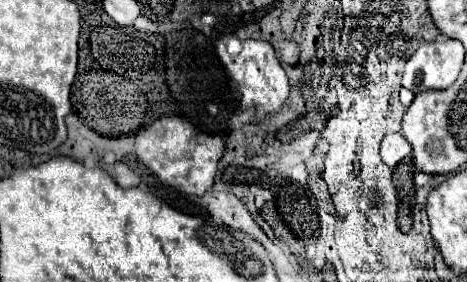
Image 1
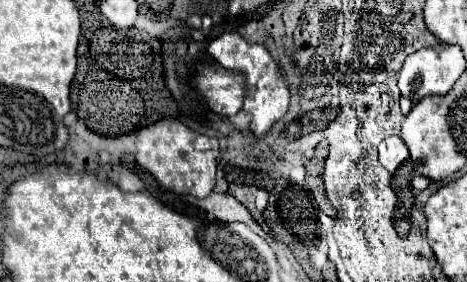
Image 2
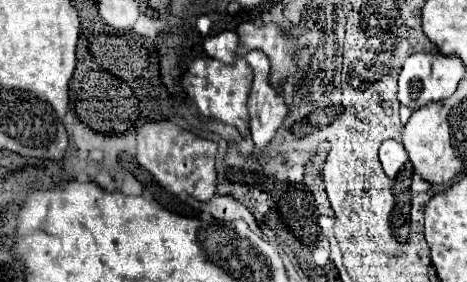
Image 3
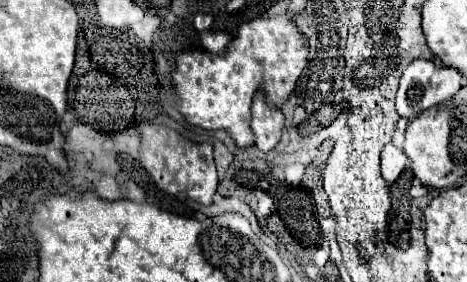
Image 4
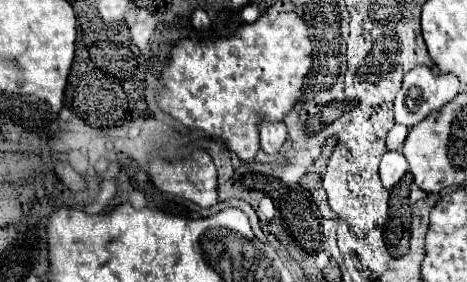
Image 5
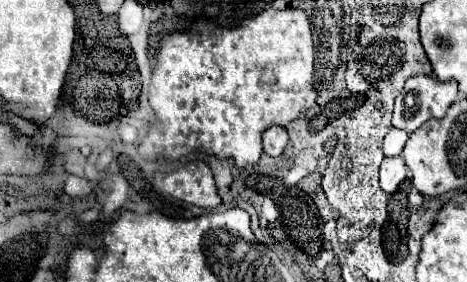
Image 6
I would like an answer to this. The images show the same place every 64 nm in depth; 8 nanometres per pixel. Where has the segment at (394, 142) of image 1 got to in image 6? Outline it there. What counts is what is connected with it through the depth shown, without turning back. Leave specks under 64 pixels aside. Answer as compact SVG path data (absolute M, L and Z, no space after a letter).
M386 156L380 166L380 186L386 194L392 194L406 178L406 164L400 156Z

